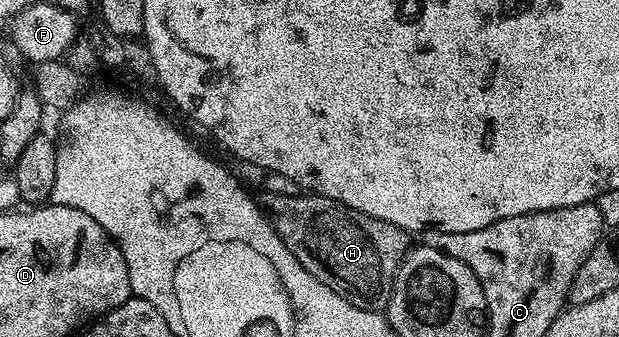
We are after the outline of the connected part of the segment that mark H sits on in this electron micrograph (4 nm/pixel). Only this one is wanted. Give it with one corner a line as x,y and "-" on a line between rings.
262,193
256,197
264,219
280,235
284,247
324,287
332,287
348,303
361,309
385,310
394,276
412,248
411,234
317,193
295,194
289,197
286,193

